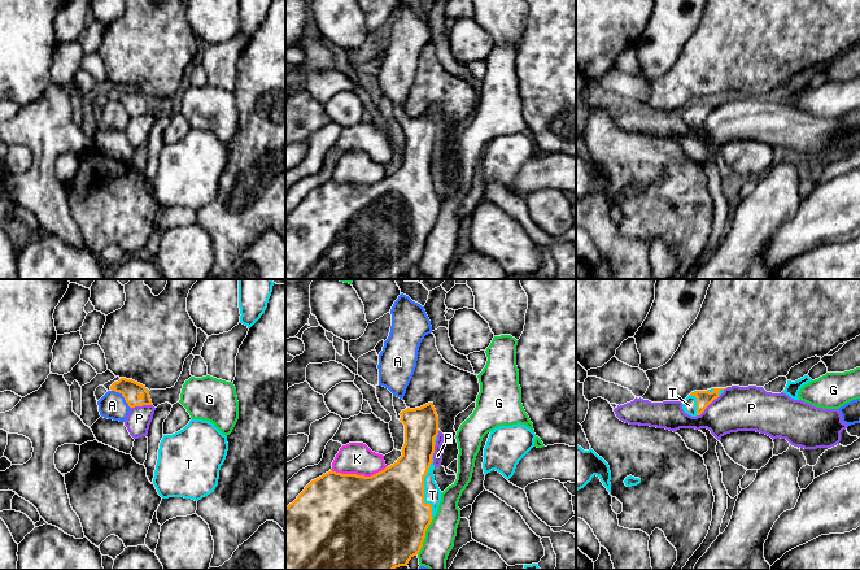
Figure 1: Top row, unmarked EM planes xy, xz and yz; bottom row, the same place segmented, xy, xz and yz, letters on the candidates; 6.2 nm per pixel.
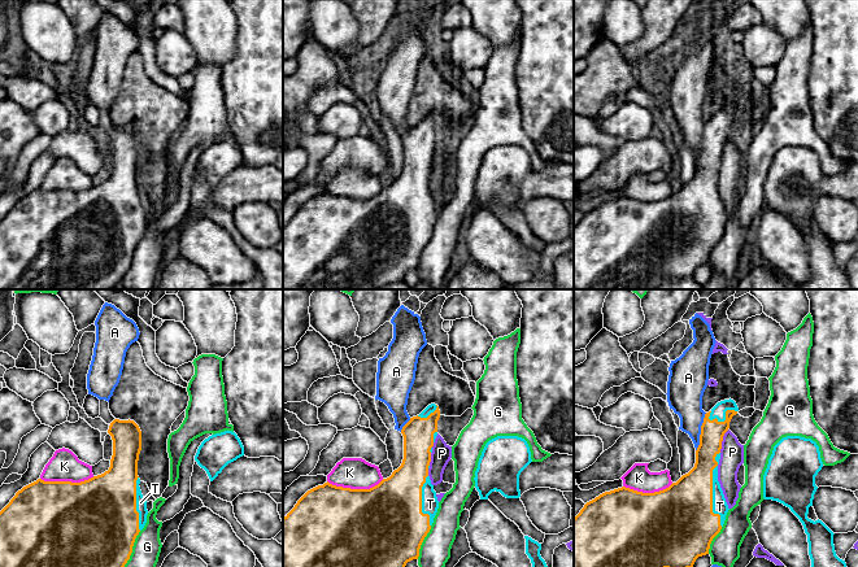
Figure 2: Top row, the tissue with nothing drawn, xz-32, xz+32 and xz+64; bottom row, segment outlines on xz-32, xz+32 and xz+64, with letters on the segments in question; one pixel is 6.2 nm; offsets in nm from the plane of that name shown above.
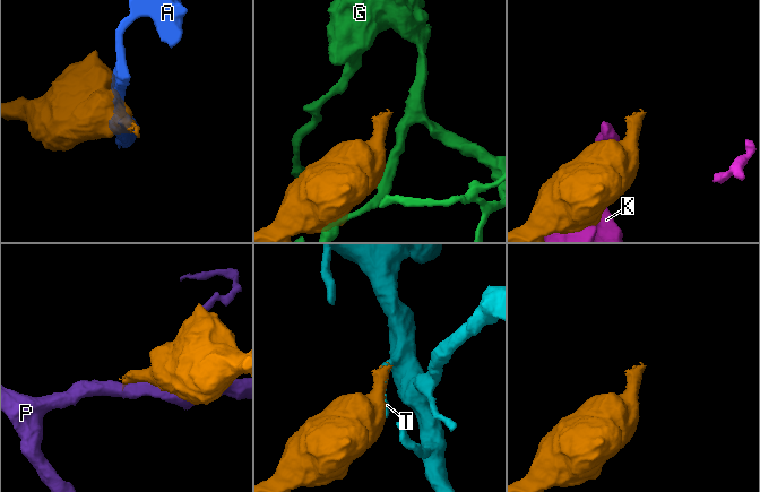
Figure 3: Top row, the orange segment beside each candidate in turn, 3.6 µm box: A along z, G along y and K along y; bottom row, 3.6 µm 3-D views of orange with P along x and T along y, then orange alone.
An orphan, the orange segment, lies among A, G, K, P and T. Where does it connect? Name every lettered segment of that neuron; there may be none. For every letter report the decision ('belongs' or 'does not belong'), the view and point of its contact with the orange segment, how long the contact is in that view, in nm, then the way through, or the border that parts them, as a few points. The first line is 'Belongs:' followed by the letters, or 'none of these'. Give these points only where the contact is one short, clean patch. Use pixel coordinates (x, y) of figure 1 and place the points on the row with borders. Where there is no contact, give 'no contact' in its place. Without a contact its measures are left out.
Belongs: T
A: does not belong; contact xy (122, 395); length 160 nm
G: does not belong; contact xz (424, 536); length 240 nm
K: does not belong; contact xz (358, 475); length 340 nm
P: does not belong; contact yz (707, 405); length 190 nm
T: belongs; contact xz (423, 488); length 400 nm

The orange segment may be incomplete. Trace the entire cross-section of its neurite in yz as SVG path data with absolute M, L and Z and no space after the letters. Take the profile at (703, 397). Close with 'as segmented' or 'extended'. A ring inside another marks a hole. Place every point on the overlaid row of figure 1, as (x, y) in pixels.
M711 388L707 391L694 391L682 400L682 409L691 417L700 415L704 409L717 399L725 388Z; extended

